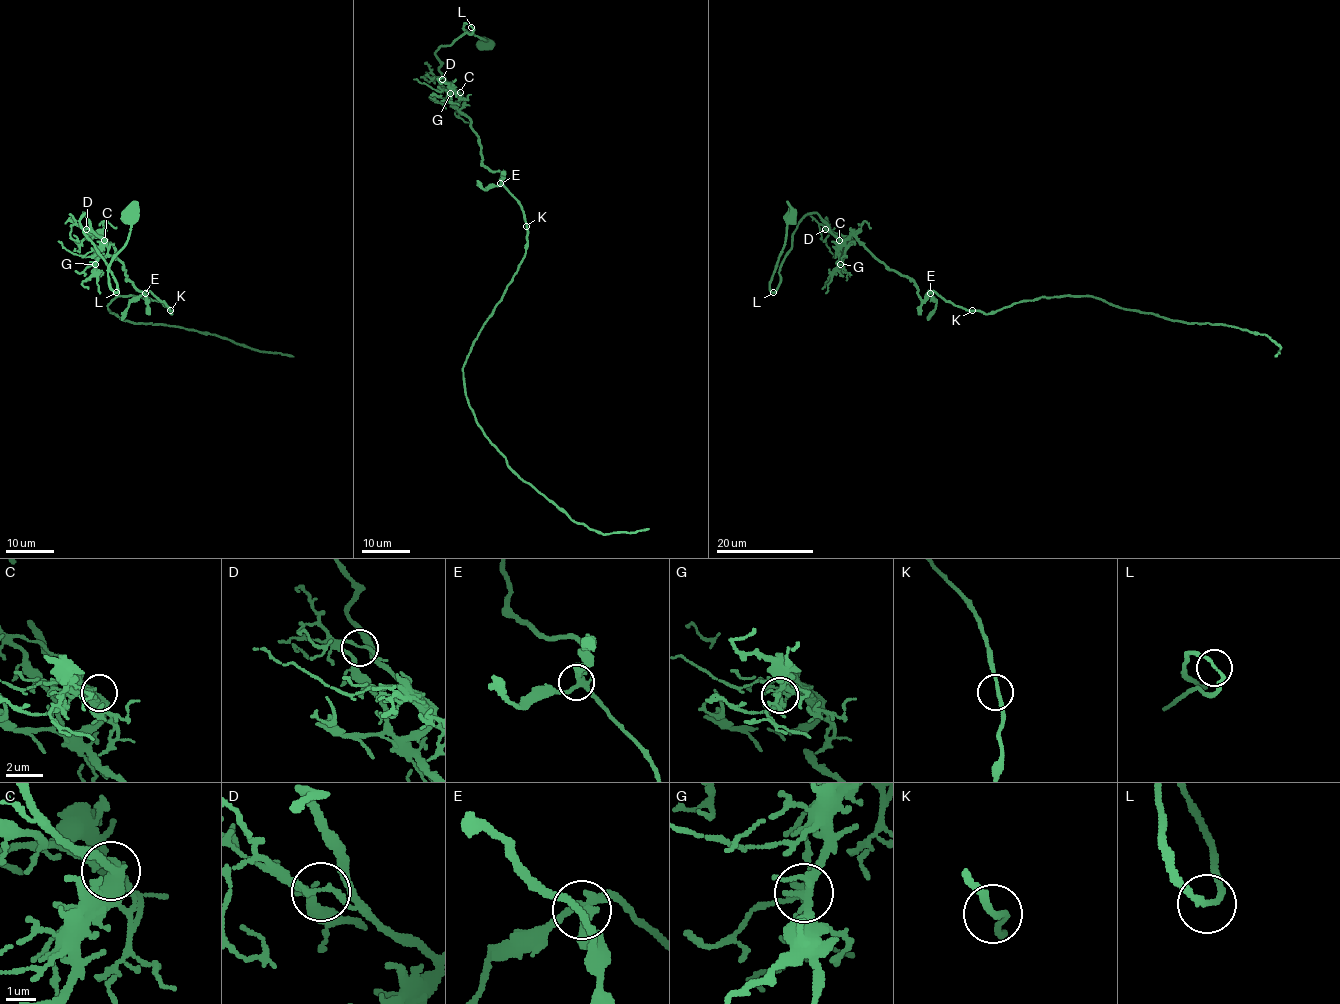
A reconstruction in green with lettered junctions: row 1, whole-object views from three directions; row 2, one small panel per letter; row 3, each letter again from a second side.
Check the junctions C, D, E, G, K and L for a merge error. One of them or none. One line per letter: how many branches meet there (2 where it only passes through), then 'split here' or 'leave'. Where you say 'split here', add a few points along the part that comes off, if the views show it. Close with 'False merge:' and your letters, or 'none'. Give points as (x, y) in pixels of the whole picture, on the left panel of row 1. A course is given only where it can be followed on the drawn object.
C: 2 branches meet; leave
D: 2 branches meet; leave
E: 3 branches meet; leave
G: 7 branches meet; leave
K: 2 branches meet; leave
L: 2 branches meet; leave
False merge: none

